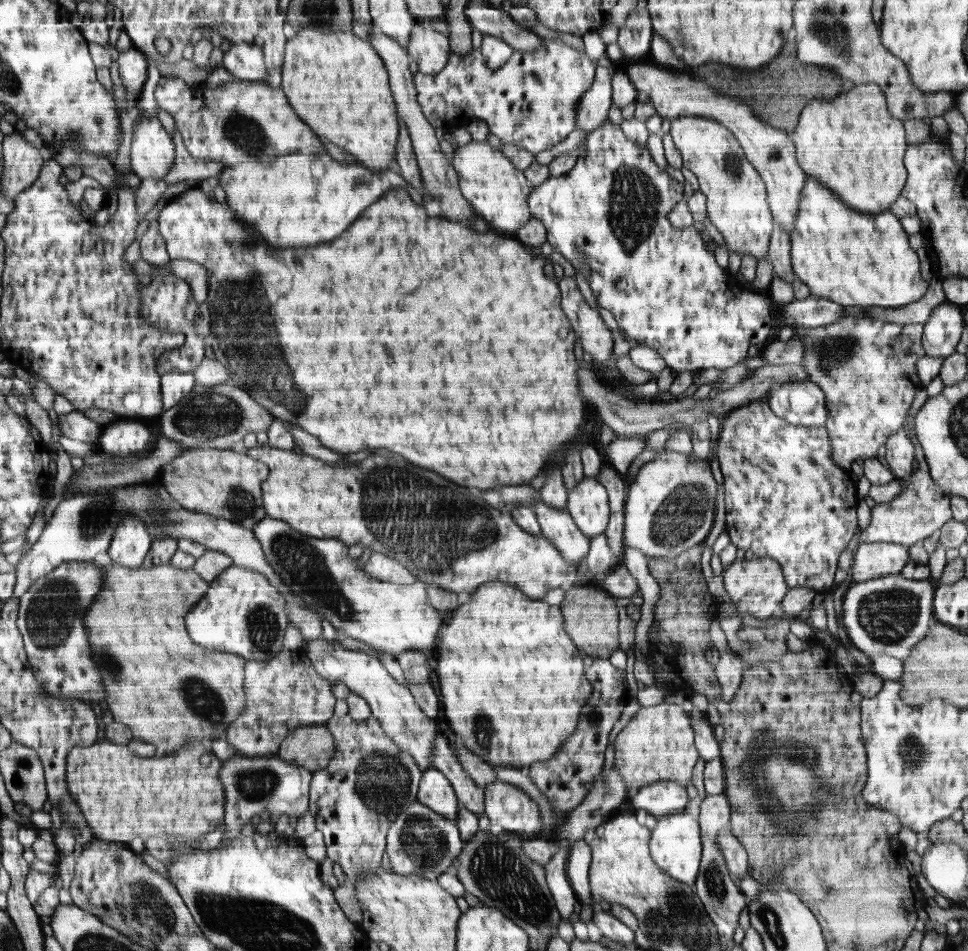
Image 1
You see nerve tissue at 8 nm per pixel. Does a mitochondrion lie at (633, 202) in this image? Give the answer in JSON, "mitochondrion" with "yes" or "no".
{"mitochondrion":"yes"}

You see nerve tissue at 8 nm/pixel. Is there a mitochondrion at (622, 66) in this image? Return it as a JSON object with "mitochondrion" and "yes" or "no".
{"mitochondrion":"no"}

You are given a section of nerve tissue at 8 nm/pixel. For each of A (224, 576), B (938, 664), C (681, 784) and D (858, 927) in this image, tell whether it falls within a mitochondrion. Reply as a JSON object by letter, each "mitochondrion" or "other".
{"A":"other","B":"other","C":"other","D":"other"}

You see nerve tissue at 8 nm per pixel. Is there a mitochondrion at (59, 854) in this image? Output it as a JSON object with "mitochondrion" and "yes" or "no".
{"mitochondrion":"no"}

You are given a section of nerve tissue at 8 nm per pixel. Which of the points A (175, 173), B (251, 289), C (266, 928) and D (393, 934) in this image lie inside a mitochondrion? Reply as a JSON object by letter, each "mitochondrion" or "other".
{"A":"other","B":"mitochondrion","C":"mitochondrion","D":"other"}

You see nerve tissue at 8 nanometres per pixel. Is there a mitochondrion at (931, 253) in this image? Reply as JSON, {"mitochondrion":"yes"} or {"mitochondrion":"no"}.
{"mitochondrion":"no"}

